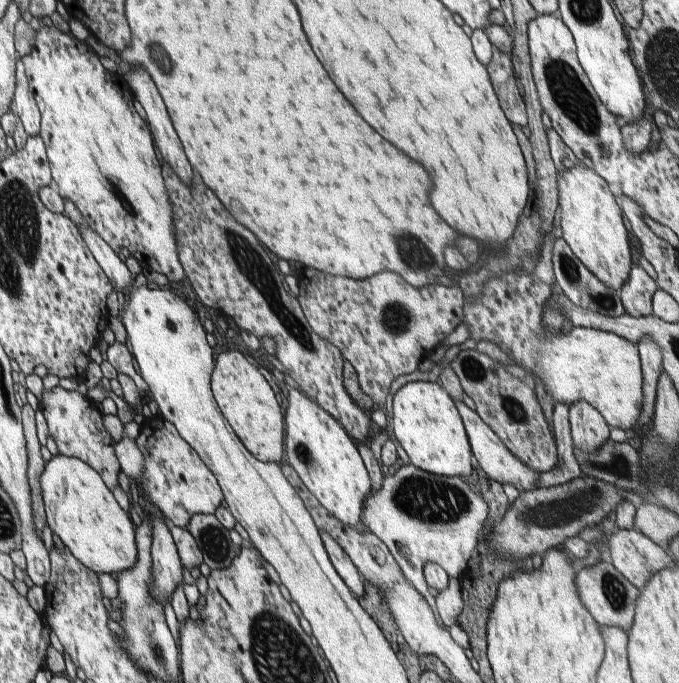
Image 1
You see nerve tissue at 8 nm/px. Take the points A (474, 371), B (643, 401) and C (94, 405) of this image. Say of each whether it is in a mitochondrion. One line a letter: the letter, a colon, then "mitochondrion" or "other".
A: mitochondrion
B: other
C: other

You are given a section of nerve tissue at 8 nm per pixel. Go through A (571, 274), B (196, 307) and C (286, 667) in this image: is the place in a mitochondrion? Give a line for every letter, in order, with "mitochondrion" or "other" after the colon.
A: mitochondrion
B: other
C: mitochondrion

